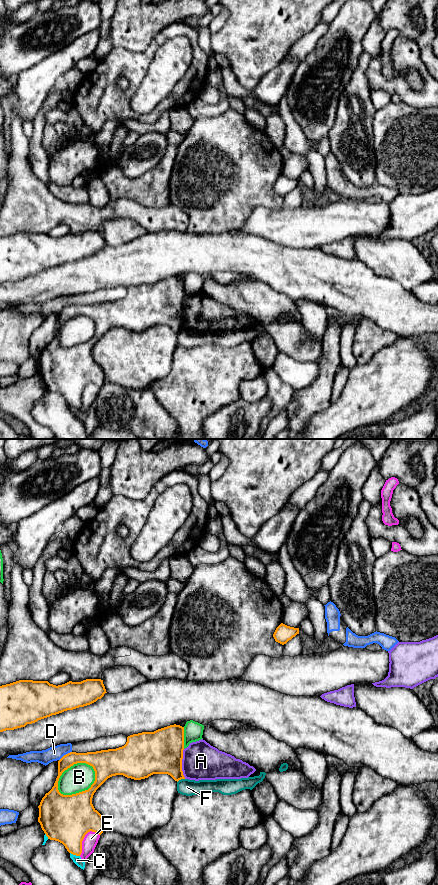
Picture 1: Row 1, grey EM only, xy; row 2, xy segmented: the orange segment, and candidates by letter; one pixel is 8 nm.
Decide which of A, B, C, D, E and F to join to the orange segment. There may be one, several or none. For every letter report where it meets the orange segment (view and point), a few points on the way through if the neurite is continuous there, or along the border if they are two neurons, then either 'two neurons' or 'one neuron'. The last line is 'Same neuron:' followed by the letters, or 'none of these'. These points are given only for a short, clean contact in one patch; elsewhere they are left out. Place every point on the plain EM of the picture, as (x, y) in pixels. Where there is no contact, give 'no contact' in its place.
A: contact xy (181, 316); two neurons
B: contact xy (68, 319); two neurons
C: contact xy (75, 406); two neurons
D: contact xy (66, 306); two neurons
E: contact xy (83, 390); two neurons
F: contact xy (180, 331); border xy (184, 330), (177, 334); two neurons
Same neuron: none of these

